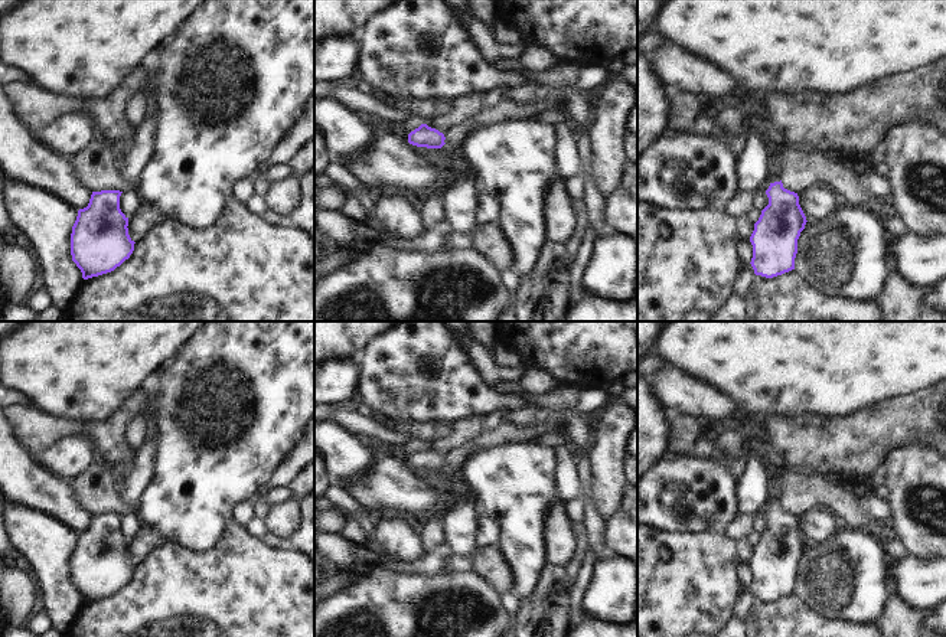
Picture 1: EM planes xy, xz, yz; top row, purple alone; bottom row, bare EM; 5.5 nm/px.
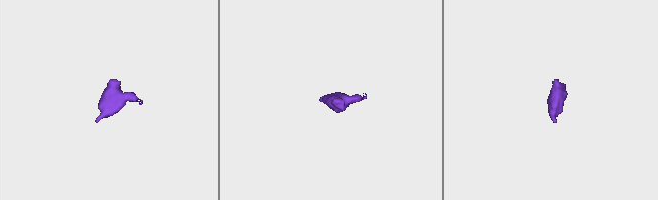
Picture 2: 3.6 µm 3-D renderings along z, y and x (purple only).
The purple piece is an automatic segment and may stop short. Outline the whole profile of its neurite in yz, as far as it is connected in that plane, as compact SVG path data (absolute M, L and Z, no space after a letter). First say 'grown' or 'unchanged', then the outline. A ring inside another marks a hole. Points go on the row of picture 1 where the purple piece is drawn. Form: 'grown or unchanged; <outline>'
grown; M770 170L769 180L769 205L761 210L750 236L750 264L756 275L773 278L795 270L797 239L808 220L797 193L783 187L780 173Z

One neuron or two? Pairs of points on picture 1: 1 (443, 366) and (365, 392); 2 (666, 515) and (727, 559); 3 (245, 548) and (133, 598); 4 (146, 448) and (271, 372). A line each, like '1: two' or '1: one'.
1: one
2: two
3: one
4: two

